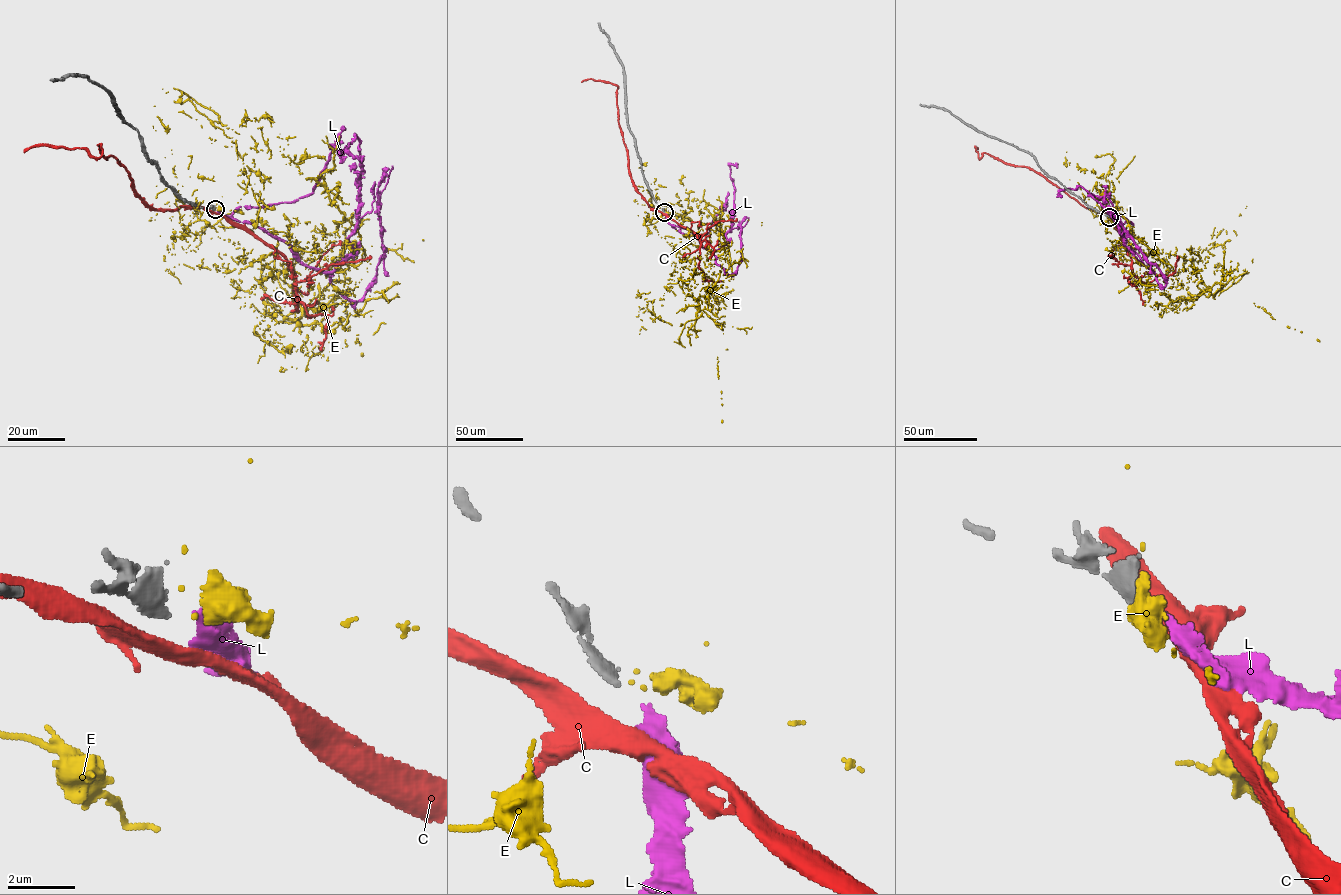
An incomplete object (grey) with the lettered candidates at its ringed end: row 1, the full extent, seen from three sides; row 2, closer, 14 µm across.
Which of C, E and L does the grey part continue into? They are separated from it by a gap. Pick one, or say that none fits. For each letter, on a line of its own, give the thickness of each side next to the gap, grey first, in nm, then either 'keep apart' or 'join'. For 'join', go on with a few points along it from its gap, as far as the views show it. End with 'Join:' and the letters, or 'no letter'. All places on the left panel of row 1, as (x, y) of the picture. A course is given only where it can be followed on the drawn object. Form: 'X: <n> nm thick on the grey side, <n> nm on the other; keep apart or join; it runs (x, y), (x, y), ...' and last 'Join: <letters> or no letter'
C: 300 nm thick on the grey side, 420 nm on the other; keep apart
E: 300 nm thick on the grey side, 440 nm on the other; keep apart
L: 300 nm thick on the grey side, 300 nm on the other; join; it runs (217, 209), (332, 271), (354, 250), (355, 134), (347, 151), (363, 160)
Join: L

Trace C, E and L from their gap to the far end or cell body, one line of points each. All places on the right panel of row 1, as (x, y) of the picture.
C: (1110, 218), (1106, 213), (1085, 208), (1028, 167), (1007, 165), (984, 153), (979, 158), (975, 146), (978, 149)
E: (1109, 217), (1203, 291), (1159, 279), (1077, 163)
L: (1110, 217), (1121, 225), (1142, 265), (1124, 243), (1111, 213), (1087, 191), (1080, 186), (1064, 189), (1062, 197)

